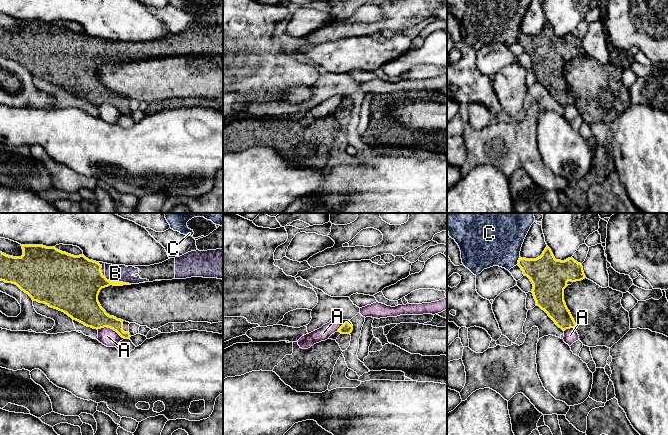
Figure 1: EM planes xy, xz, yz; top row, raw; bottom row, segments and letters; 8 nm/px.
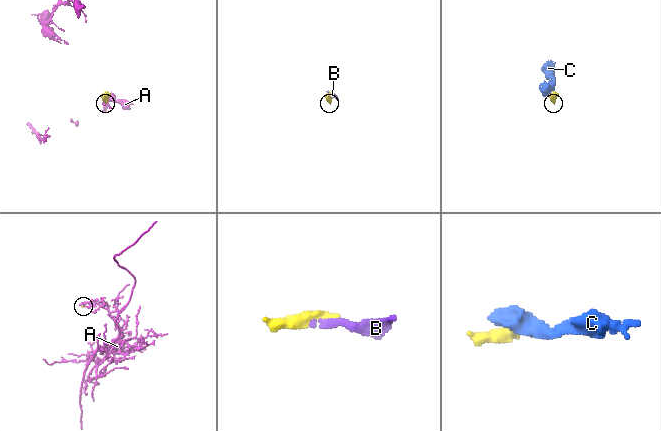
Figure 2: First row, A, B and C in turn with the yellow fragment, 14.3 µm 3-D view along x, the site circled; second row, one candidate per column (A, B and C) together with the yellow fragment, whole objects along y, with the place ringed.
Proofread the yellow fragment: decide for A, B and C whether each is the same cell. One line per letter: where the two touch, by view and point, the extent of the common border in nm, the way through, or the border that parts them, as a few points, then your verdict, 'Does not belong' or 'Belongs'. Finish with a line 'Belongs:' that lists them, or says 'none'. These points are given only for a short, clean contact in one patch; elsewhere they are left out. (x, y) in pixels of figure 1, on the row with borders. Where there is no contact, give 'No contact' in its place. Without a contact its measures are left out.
A: Touches yellow at xy (111, 328). Shared border 240 nm. Boundary: xy (97, 329), (110, 327), (124, 338). Does not belong
B: Touches yellow at xy (117, 282). Shared border 220 nm. Belongs
C: Touches yellow at yz (518, 261). Shared border 70 nm. Does not belong
Belongs: B

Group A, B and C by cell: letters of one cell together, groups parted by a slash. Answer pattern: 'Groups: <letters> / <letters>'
Groups: A / B / C

